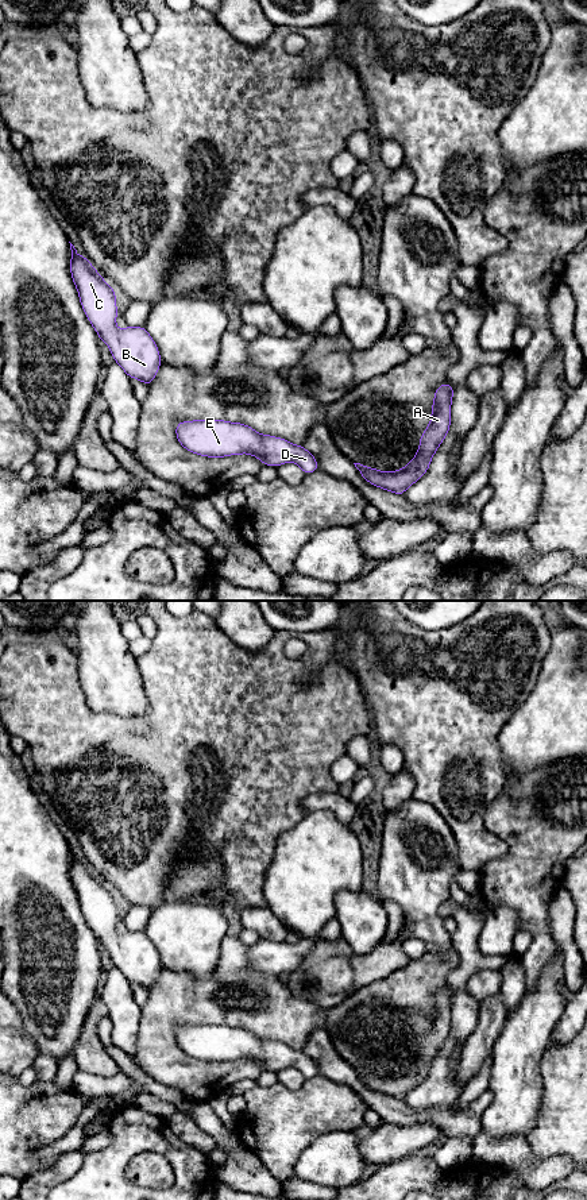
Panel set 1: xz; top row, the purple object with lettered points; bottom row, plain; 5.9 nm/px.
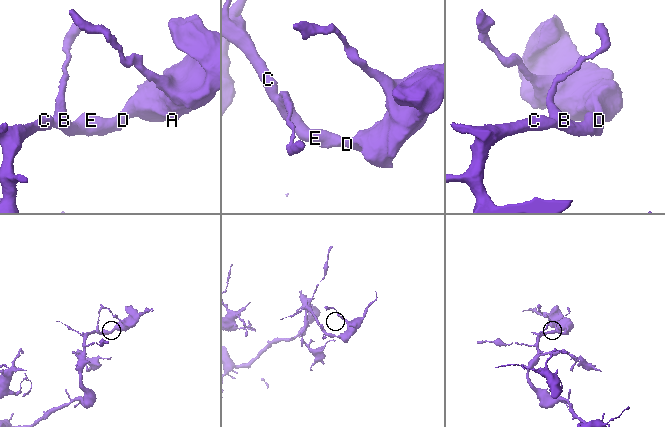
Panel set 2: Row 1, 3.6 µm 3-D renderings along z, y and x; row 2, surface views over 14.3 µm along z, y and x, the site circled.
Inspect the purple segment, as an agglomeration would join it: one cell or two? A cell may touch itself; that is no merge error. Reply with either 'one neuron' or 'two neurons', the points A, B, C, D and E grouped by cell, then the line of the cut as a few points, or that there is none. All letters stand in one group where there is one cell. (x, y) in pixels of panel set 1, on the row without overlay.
one neuron | A B C D E | no cut

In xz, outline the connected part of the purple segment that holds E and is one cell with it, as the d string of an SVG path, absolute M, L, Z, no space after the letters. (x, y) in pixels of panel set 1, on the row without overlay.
M225 1025L179 1026L175 1030L178 1047L188 1056L206 1062L250 1058L264 1070L279 1072L294 1066L305 1079L320 1074L317 1064L304 1053L282 1042L260 1039L242 1027Z

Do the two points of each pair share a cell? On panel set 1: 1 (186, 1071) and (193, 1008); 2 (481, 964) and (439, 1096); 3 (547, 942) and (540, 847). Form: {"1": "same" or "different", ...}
{"1": "same", "2": "same", "3": "same"}

